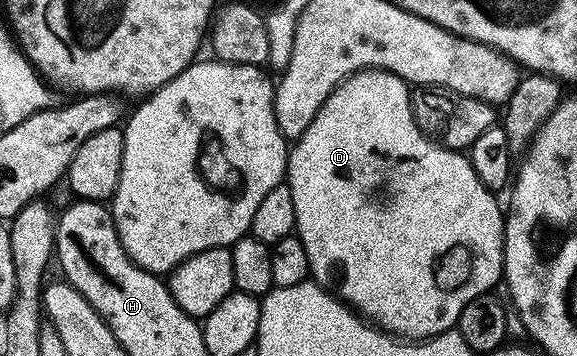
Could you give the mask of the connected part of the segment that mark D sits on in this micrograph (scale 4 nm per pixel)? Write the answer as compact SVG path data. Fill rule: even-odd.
M362 69L358 73L351 73L344 79L344 82L336 88L326 99L326 103L322 103L320 110L314 115L314 119L310 123L310 127L306 127L306 131L302 136L295 138L294 144L291 146L288 154L288 171L286 174L286 184L290 187L290 195L294 195L294 215L296 216L295 236L300 238L302 247L306 247L306 259L308 260L308 272L311 280L316 284L337 294L345 305L352 306L365 321L371 323L375 328L397 338L397 339L427 339L436 337L440 333L444 333L447 329L456 328L456 320L462 315L462 307L466 307L466 303L470 303L470 299L478 299L484 293L492 293L495 285L501 284L504 275L504 218L506 216L502 205L496 202L497 194L491 189L485 189L484 185L478 179L478 175L474 171L471 161L463 152L447 149L441 145L436 145L425 135L424 130L416 126L416 114L414 112L414 97L411 97L410 86L407 81L403 81L398 75L394 75L385 69Z

